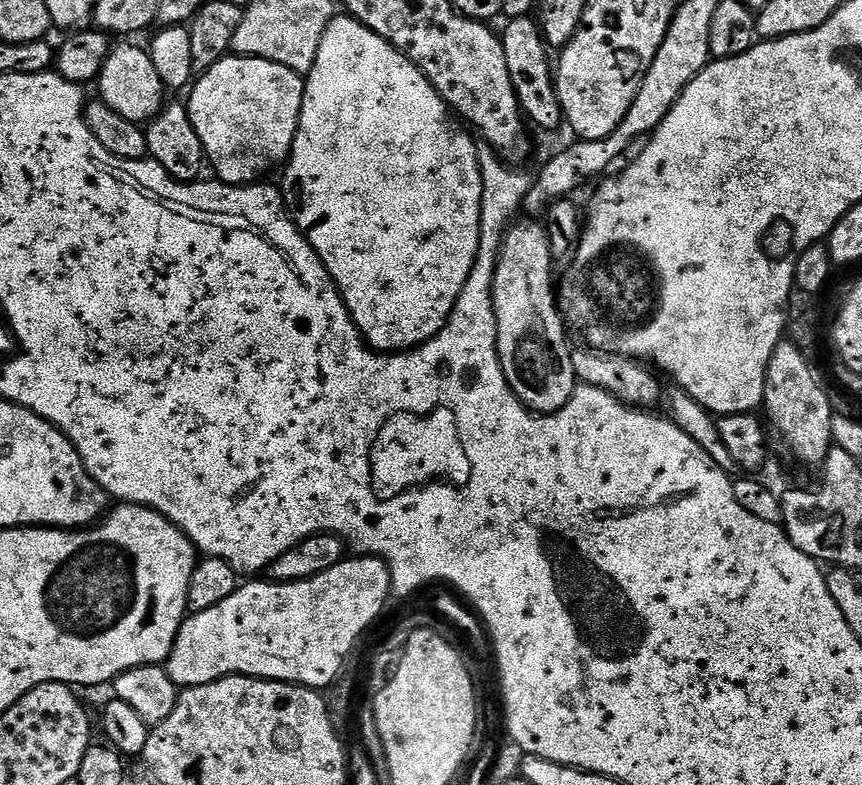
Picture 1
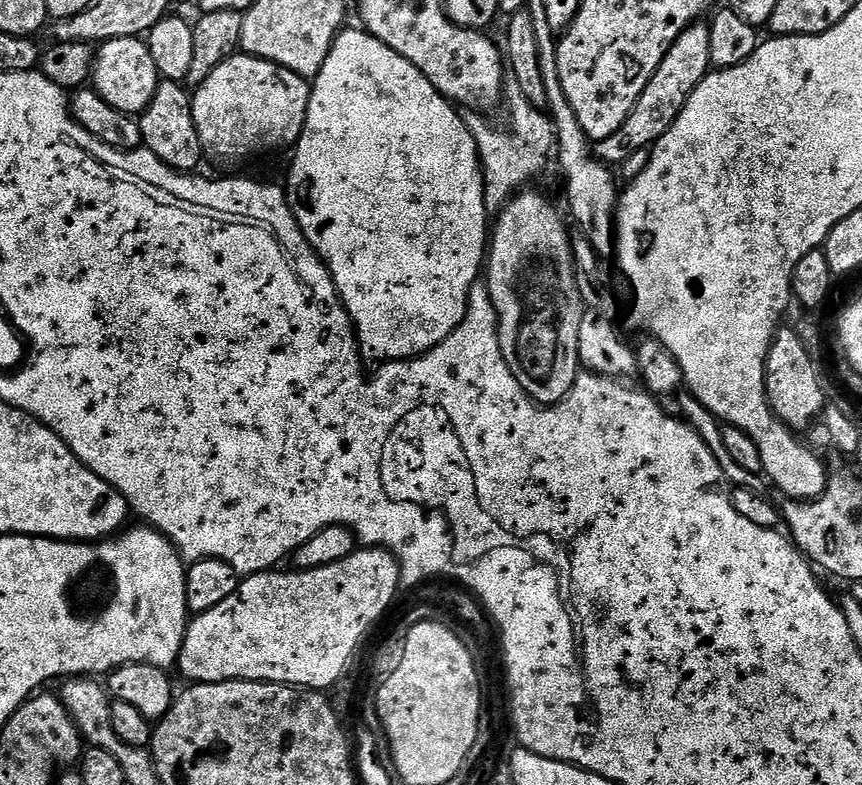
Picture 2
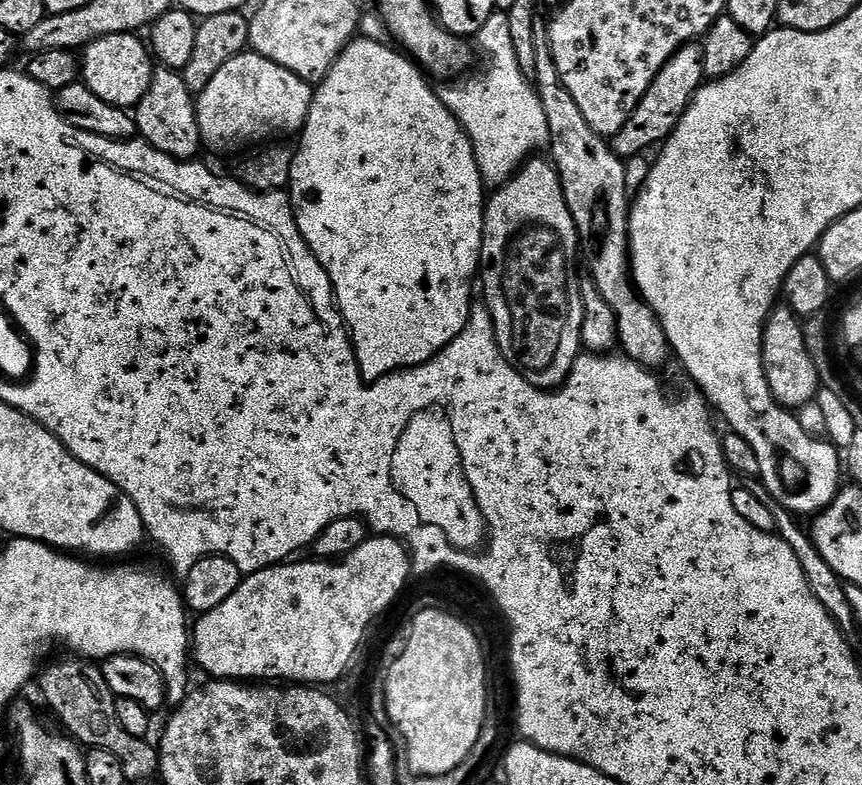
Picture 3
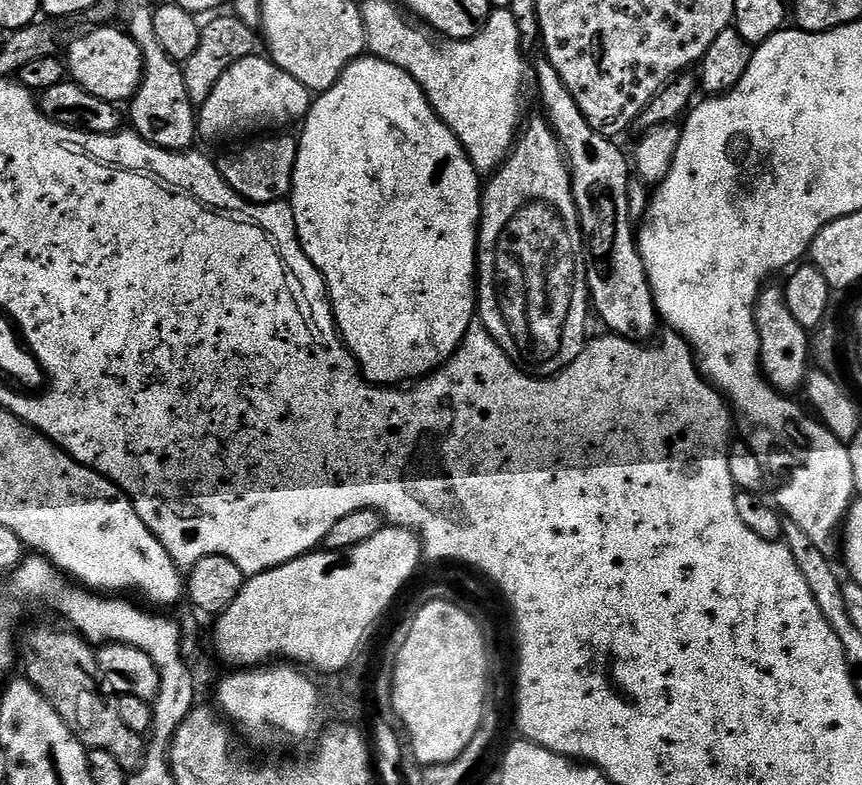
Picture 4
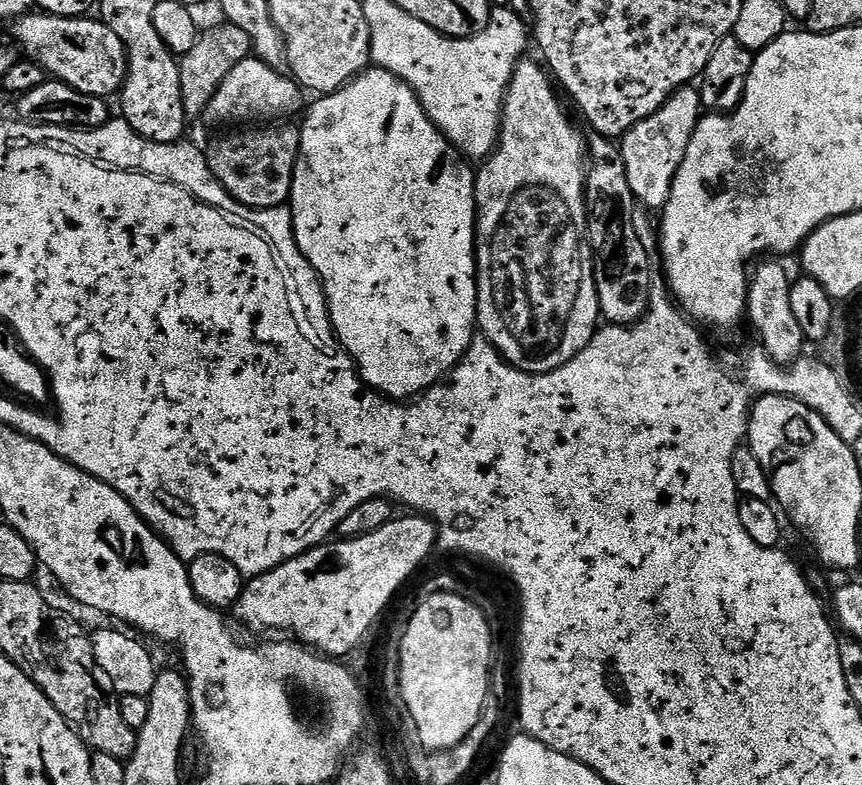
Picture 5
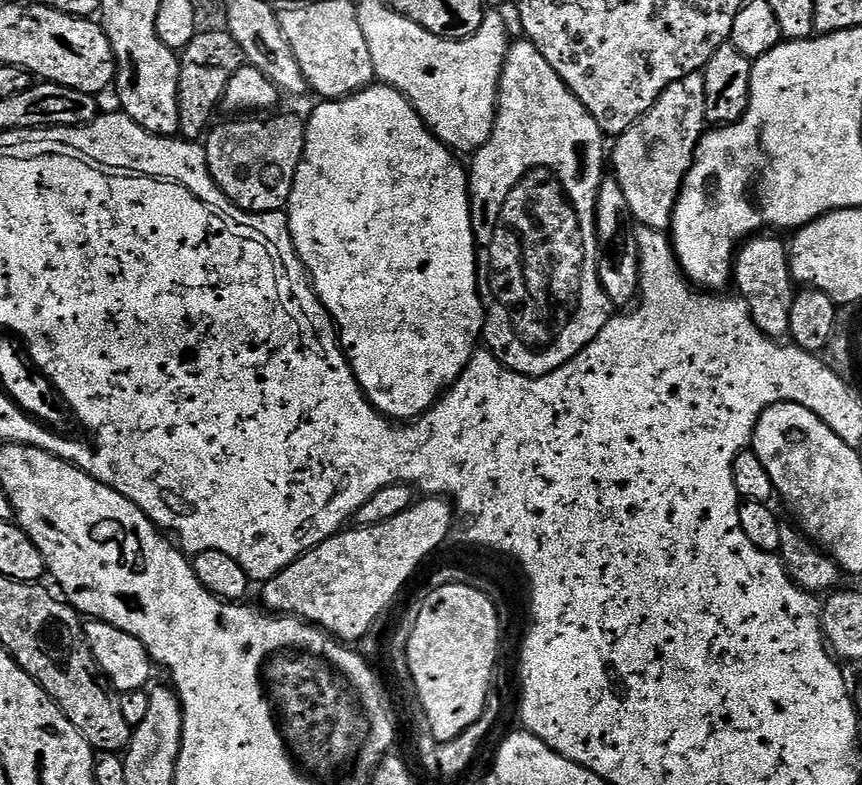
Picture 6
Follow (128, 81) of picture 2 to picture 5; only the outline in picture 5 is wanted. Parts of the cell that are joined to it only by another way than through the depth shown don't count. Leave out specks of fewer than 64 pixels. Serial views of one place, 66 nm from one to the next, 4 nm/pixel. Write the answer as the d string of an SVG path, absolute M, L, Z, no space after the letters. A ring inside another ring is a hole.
M29 14L21 16L15 28L16 36L20 39L19 47L26 53L27 59L44 67L51 79L61 80L82 94L105 98L115 97L124 87L128 55L122 46L122 38L118 38L118 34L114 34L114 30L110 30L103 20Z

